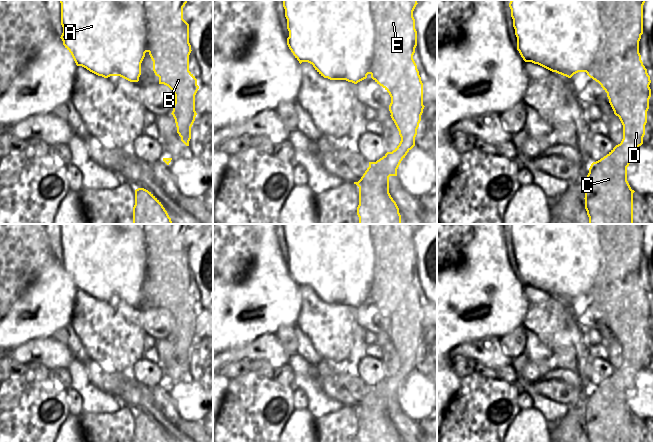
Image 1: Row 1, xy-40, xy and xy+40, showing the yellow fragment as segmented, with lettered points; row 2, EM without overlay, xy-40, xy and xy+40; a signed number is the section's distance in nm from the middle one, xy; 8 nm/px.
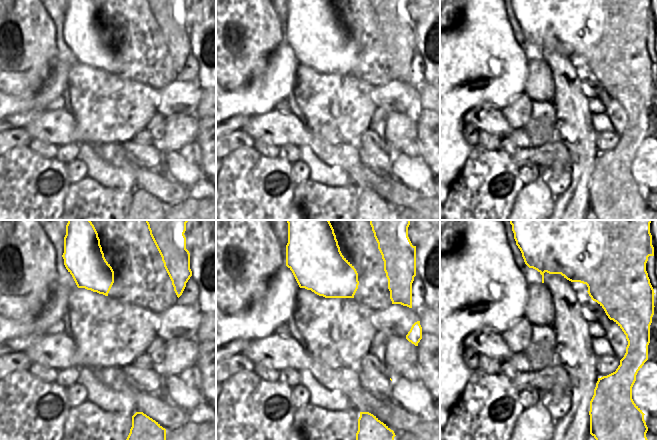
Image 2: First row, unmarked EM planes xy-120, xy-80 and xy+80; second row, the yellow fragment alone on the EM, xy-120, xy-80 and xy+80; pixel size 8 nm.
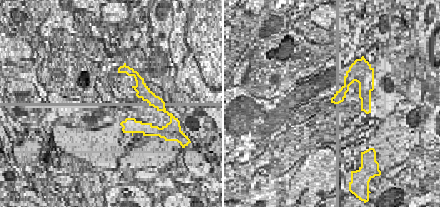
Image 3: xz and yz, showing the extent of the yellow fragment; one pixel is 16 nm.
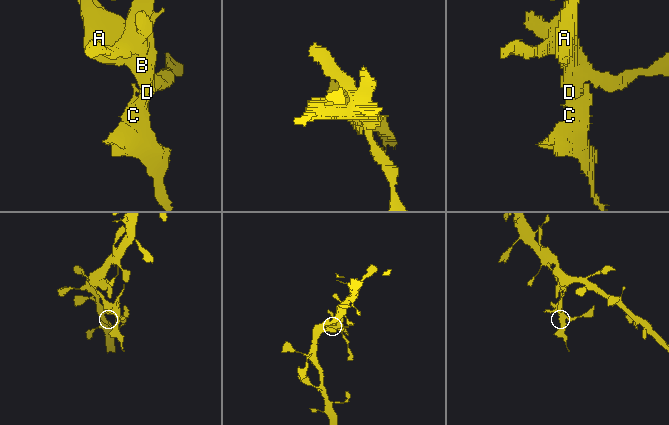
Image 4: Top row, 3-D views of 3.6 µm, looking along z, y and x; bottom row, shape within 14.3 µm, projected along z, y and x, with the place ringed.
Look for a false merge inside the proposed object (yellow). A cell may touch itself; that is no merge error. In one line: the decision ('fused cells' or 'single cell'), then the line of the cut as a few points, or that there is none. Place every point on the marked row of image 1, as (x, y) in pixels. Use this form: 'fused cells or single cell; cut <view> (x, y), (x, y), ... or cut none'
fused cells; cut xy+40 (597, 0), (600, 16), (599, 44), (589, 76)

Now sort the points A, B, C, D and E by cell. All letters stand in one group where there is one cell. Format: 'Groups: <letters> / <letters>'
Groups: A / B C D E.

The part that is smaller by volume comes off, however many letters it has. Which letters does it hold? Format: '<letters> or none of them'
B, C, D, E

